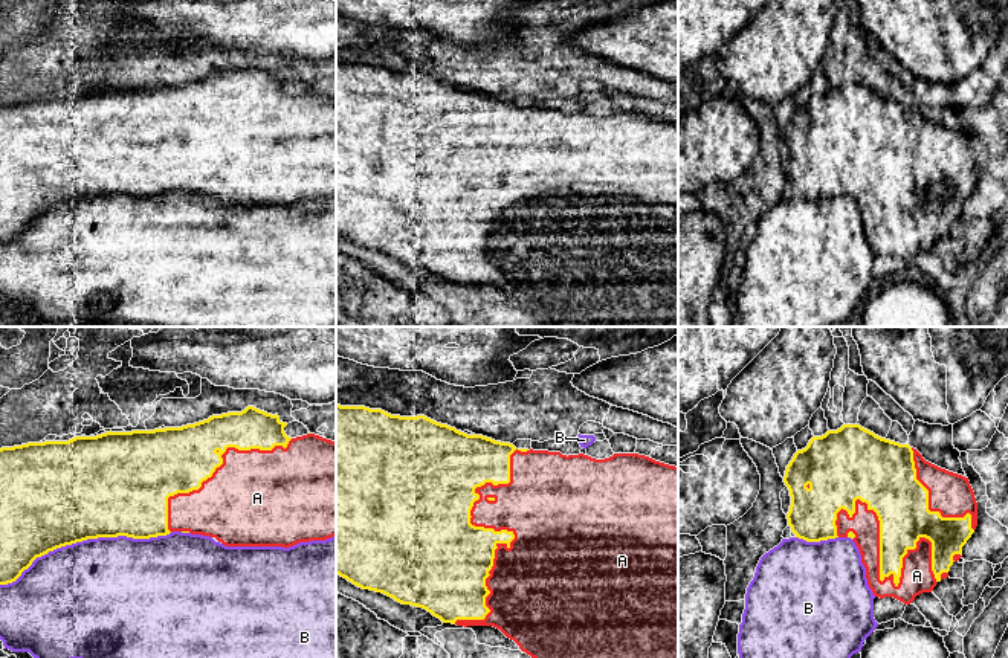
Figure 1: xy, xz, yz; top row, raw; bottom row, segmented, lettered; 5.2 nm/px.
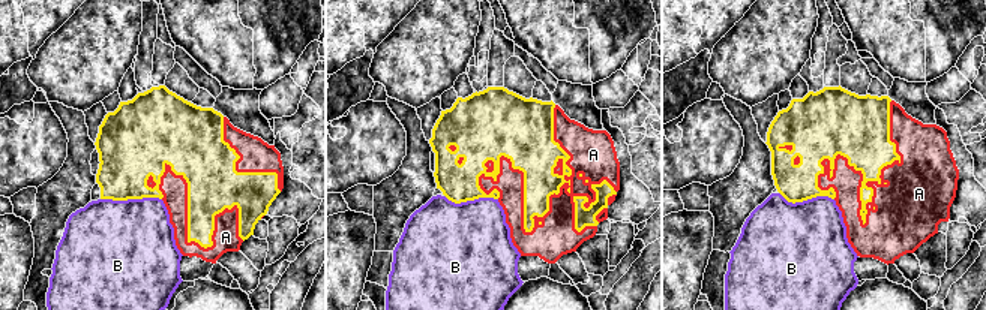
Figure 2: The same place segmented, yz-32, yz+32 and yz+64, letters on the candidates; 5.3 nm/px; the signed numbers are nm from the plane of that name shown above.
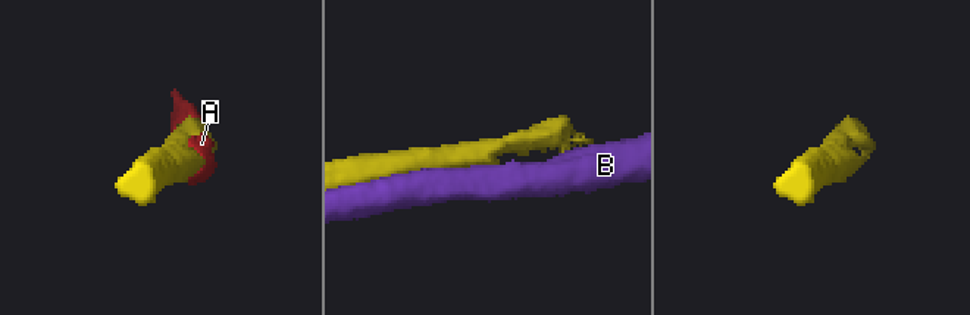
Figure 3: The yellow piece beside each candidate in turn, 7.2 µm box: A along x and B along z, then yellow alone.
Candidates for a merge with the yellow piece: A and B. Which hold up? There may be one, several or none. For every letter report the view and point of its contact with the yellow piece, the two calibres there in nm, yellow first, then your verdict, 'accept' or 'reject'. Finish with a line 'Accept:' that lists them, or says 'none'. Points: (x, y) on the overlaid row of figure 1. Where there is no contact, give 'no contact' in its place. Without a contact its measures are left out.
A: meets yellow in xz at (498, 532); 360 nm thick on the yellow side, 380 nm on the other; accept
B: meets yellow in xy at (84, 539); 500 nm thick on the yellow side, 500 nm on the other; reject
Accept: A

